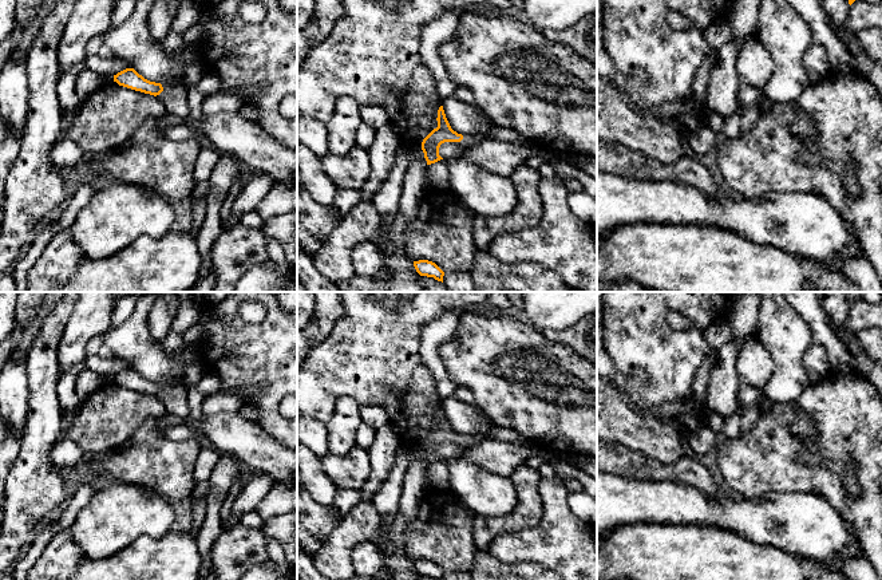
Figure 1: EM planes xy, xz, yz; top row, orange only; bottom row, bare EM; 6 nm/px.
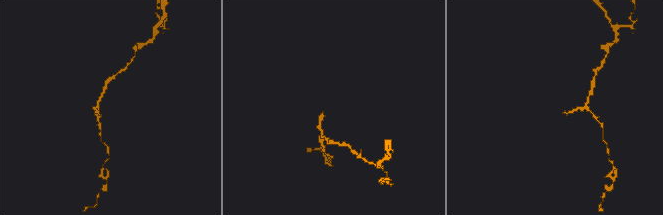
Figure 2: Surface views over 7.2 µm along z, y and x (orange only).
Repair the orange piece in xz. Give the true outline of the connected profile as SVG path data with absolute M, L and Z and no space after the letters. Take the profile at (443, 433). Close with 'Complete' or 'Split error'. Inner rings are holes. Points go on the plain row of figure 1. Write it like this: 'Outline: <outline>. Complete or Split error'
Outline: M443 406L438 410L438 427L434 429L422 442L422 450L427 465L435 463L440 459L458 458L462 453L486 439L483 434L458 434L454 431L446 418Z. Split error

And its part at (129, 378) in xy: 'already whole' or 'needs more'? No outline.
needs more

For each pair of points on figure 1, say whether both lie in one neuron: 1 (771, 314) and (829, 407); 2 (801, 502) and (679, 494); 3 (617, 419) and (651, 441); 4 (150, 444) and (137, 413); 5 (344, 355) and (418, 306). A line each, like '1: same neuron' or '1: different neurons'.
1: different neurons
2: same neuron
3: same neuron
4: different neurons
5: same neuron

